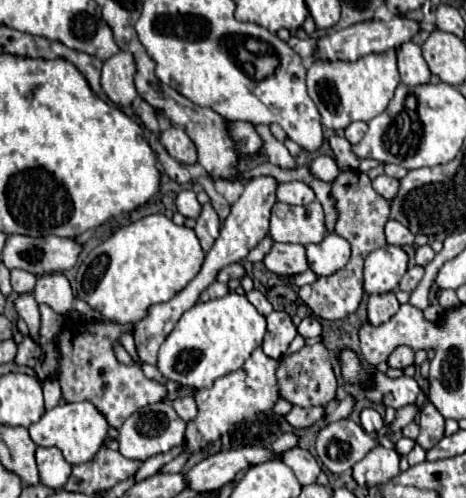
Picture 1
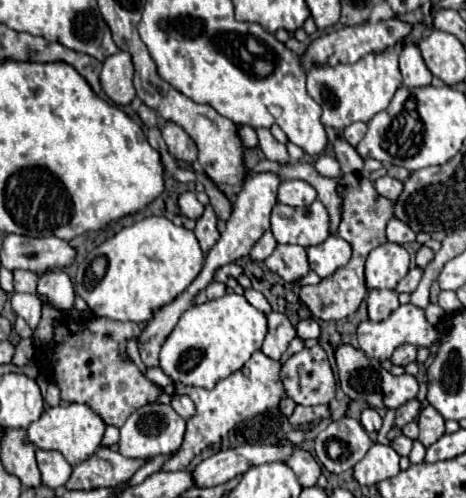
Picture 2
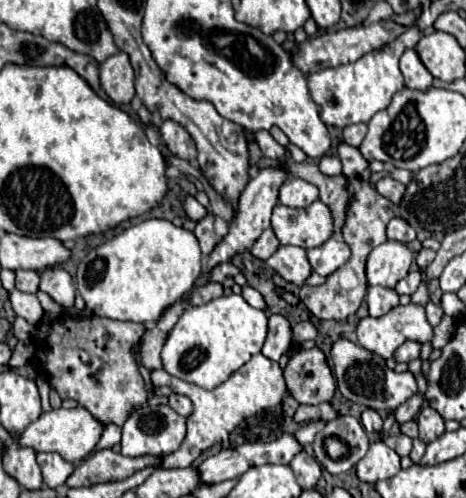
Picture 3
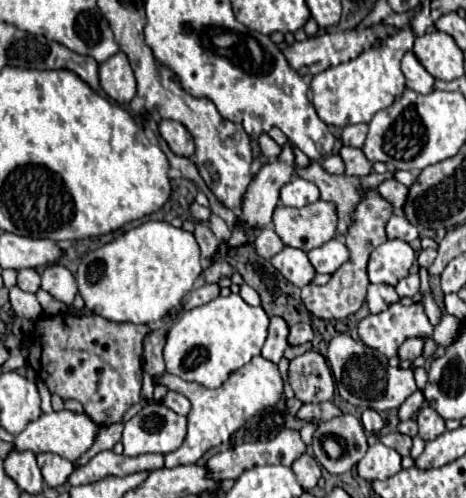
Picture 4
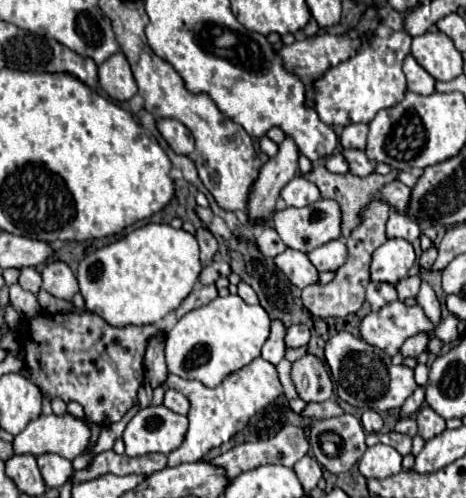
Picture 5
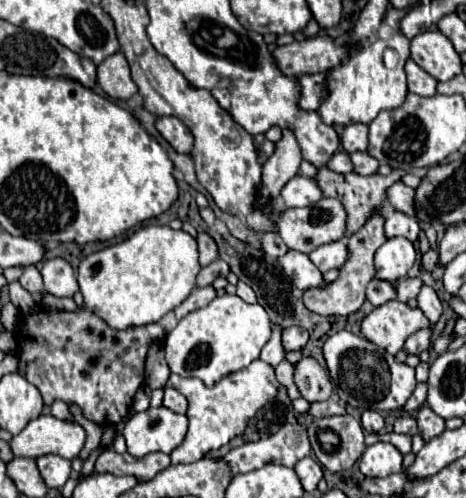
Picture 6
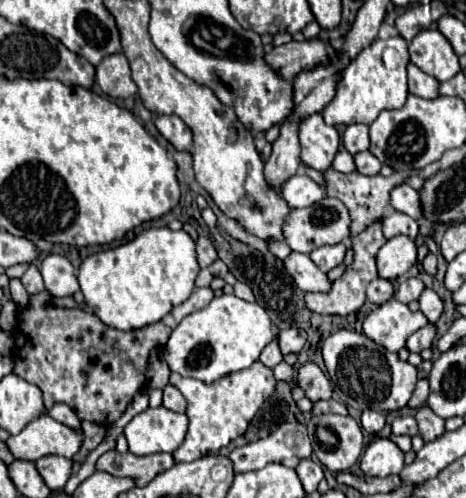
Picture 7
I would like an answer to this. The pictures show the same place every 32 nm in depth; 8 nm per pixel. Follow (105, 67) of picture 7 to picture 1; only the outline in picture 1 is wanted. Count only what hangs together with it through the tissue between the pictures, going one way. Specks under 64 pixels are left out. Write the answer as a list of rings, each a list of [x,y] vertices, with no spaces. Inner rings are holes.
[[[118,52],[102,66],[102,90],[116,106],[130,106],[136,98],[136,62],[130,52]]]

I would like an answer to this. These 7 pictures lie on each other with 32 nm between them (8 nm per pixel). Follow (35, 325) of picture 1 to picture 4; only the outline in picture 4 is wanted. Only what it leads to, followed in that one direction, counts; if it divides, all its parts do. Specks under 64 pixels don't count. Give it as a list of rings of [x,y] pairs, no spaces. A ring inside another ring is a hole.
[[[14,286],[10,290],[10,302],[12,302],[12,310],[16,312],[16,316],[26,318],[26,320],[38,320],[42,316],[42,306],[36,300],[36,294],[24,292],[18,286]]]

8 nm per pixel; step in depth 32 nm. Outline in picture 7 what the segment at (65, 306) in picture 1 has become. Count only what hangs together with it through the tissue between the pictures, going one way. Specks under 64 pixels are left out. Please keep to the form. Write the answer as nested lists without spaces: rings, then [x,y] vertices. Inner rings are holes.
[[[58,254],[46,256],[42,260],[40,272],[44,276],[46,290],[56,298],[72,296],[74,292],[80,290],[78,280],[76,280],[76,270],[64,256],[58,256]]]

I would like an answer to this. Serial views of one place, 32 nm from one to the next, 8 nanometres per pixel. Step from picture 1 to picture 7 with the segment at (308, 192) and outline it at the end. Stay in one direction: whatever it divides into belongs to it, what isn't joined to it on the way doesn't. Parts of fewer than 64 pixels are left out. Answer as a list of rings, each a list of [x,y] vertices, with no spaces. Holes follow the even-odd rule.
[[[296,174],[282,186],[282,198],[290,208],[306,208],[324,198],[324,190],[308,176]]]

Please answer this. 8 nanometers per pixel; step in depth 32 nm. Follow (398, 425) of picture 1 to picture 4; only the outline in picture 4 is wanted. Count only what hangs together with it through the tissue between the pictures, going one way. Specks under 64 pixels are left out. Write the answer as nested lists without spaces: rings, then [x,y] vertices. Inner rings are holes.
[[[420,390],[414,392],[414,394],[412,394],[412,396],[398,408],[398,420],[402,422],[402,420],[410,420],[410,418],[414,418],[416,412],[420,410],[422,402],[424,402],[424,394],[422,394]]]

